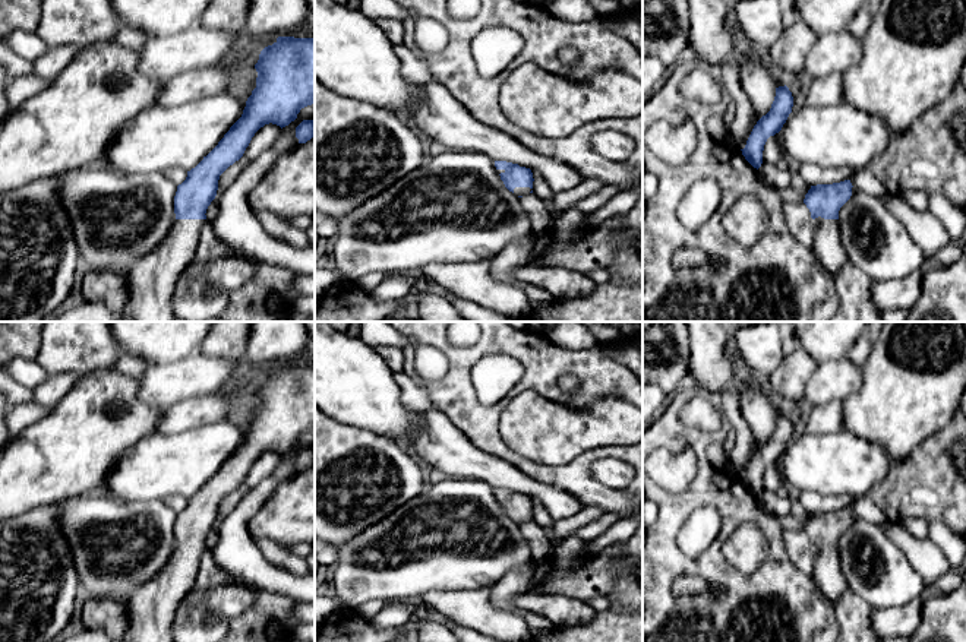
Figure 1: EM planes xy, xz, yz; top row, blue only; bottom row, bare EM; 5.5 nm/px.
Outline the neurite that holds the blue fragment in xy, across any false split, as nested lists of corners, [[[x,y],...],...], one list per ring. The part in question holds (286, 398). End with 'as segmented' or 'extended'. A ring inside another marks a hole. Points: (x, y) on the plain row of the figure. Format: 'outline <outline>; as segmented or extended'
outline [[[278,364],[272,373],[261,379],[255,396],[258,399],[256,415],[247,426],[242,445],[177,513],[176,547],[170,560],[157,576],[132,591],[129,598],[130,642],[174,642],[171,630],[176,611],[195,585],[202,554],[208,550],[206,537],[217,524],[220,503],[243,484],[261,455],[272,450],[282,456],[297,446],[302,436],[315,431],[315,366]]]; extended

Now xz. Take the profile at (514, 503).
outline [[[495,488],[495,494],[505,515],[523,525],[524,522],[533,521],[533,500],[530,496],[520,494],[518,491],[506,488]]]; extended

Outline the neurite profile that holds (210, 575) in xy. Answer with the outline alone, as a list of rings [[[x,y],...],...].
[[[208,548],[202,554],[193,588],[209,589],[218,585],[234,585],[234,584],[247,585],[239,579],[233,579],[227,572],[221,570],[220,566],[215,563],[211,550]]]

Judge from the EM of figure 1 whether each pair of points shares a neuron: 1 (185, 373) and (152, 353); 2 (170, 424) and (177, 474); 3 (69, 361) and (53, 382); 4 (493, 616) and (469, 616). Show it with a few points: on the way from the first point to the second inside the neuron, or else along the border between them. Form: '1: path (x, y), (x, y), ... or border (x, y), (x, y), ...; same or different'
1: border (199, 350), (174, 361), (150, 364); different
2: border (205, 424), (174, 433), (157, 432); different
3: border (78, 375), (51, 373), (49, 376); different
4: path (488, 616), (474, 616); same

